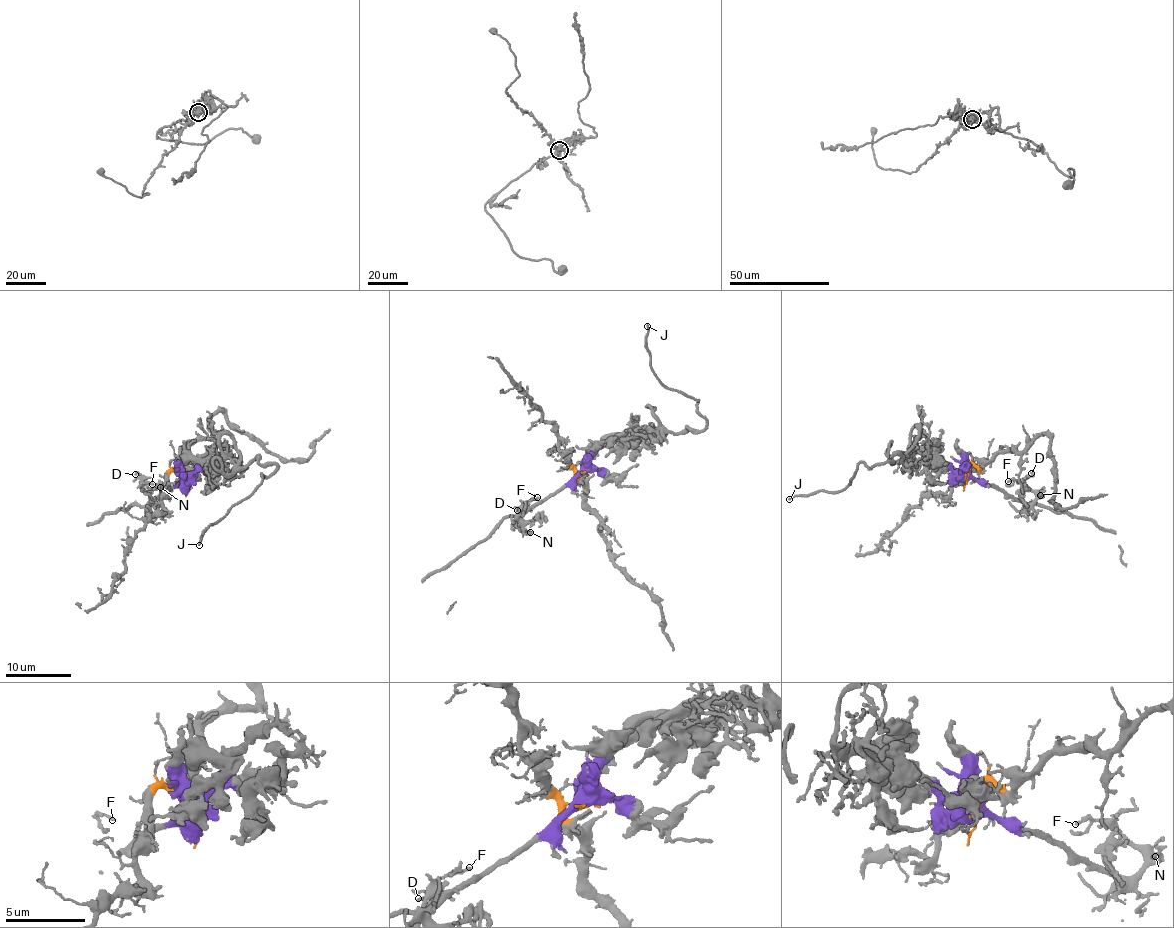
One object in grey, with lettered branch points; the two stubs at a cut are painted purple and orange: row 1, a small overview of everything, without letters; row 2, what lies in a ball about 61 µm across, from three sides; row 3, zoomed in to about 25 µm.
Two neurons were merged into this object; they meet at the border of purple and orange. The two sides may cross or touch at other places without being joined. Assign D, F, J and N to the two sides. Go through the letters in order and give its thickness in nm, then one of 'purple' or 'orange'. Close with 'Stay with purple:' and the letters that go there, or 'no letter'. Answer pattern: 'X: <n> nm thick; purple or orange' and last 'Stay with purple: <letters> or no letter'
D: 170 nm thick; purple
F: 160 nm thick; purple
J: 200 nm thick; purple
N: 240 nm thick; purple
Stay with purple: D, F, J, N

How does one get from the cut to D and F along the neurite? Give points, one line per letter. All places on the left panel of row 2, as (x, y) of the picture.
D: (185, 479), (150, 503), (140, 476), (135, 474)
F: (185, 479), (150, 501), (141, 488), (146, 482), (153, 485)

